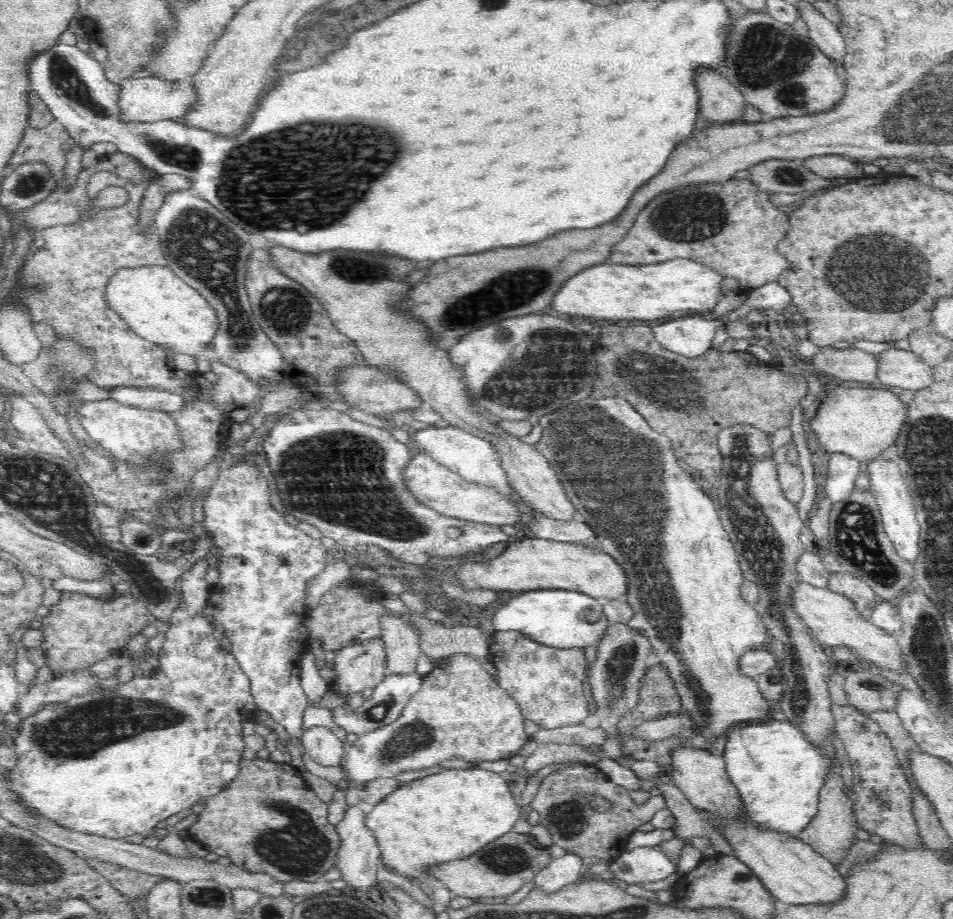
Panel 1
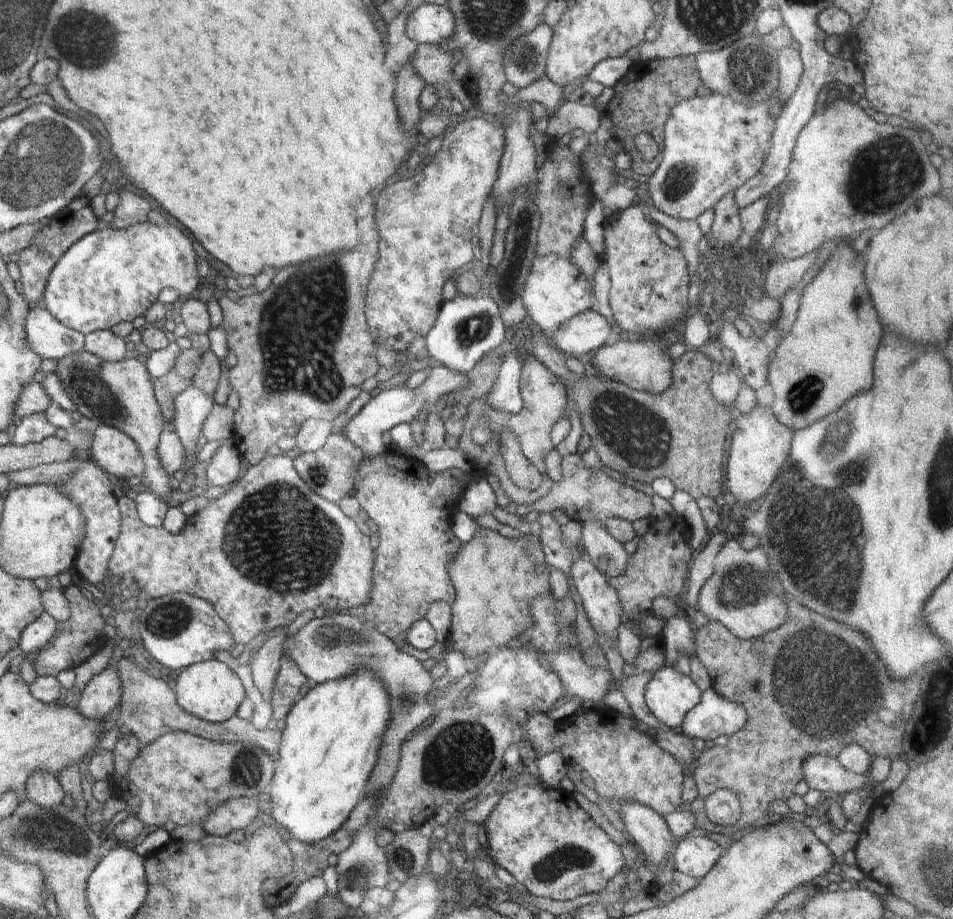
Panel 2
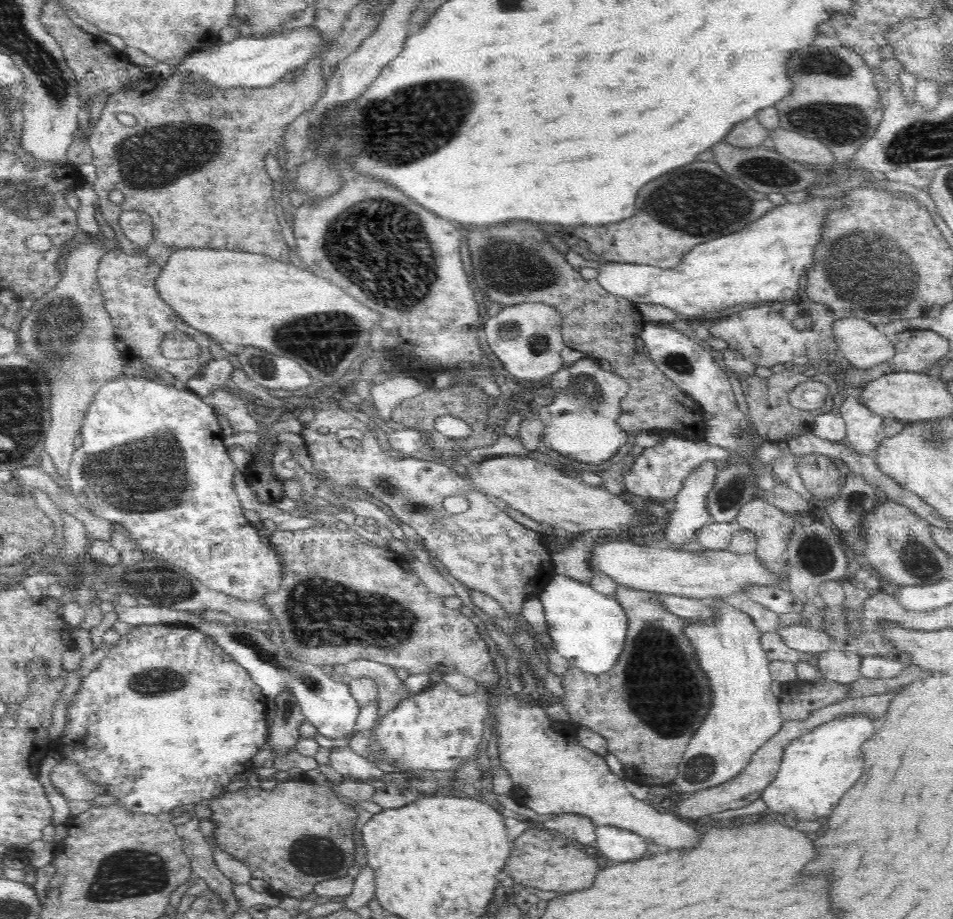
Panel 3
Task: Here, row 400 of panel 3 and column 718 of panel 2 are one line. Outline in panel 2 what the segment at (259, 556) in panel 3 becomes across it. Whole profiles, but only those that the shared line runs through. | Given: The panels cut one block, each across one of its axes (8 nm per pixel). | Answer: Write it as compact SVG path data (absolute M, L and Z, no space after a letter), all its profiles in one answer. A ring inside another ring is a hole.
M776 91L772 92L766 102L760 104L740 104L730 96L714 93L682 100L673 108L666 122L662 145L664 154L659 166L643 186L647 193L645 201L649 201L663 214L676 219L695 220L708 208L715 208L728 192L734 194L744 182L760 172L762 160L770 150L774 122L780 116L784 104L786 100L780 100Z

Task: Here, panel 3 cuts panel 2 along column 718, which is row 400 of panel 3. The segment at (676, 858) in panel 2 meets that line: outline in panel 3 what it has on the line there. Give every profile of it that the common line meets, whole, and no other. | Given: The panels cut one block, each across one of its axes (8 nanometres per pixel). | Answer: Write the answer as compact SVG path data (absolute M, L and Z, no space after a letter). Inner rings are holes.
M848 397L842 403L839 414L846 425L844 442L854 452L872 455L875 458L880 442L886 437L883 417L860 405L860 401L853 397Z

